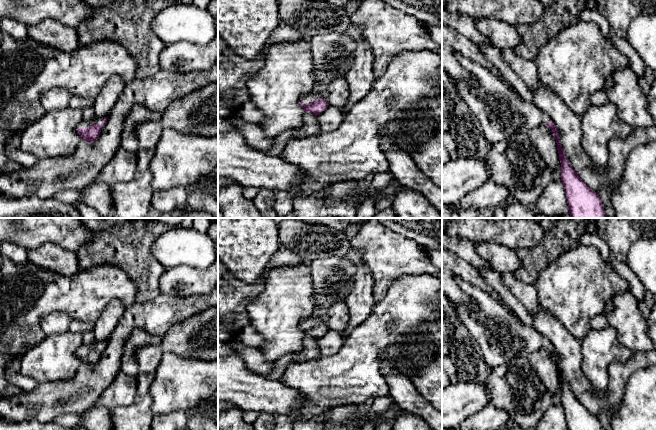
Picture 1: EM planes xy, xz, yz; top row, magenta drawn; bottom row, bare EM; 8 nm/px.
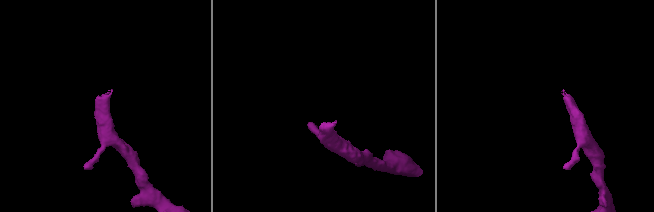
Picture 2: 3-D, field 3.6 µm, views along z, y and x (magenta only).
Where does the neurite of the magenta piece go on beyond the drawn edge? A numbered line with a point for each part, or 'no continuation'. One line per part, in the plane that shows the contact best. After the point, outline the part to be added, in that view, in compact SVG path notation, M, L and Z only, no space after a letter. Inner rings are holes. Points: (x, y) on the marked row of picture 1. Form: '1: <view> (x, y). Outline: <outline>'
1: xy (85, 123). Outline: M104 117L93 118L91 120L83 120L78 125L79 128L89 128L92 124L102 124L104 122Z

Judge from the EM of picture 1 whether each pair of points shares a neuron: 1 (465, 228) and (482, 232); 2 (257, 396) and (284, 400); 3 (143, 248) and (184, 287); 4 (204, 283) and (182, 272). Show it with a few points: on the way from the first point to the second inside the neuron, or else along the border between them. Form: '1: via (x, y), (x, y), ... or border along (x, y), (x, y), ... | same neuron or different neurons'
1: via (469, 228), (478, 229) | same neuron
2: via (264, 396), (277, 398) | same neuron
3: border along (165, 269), (160, 277), (160, 292) | different neurons
4: via (199, 282), (191, 281), (187, 277) | same neuron

